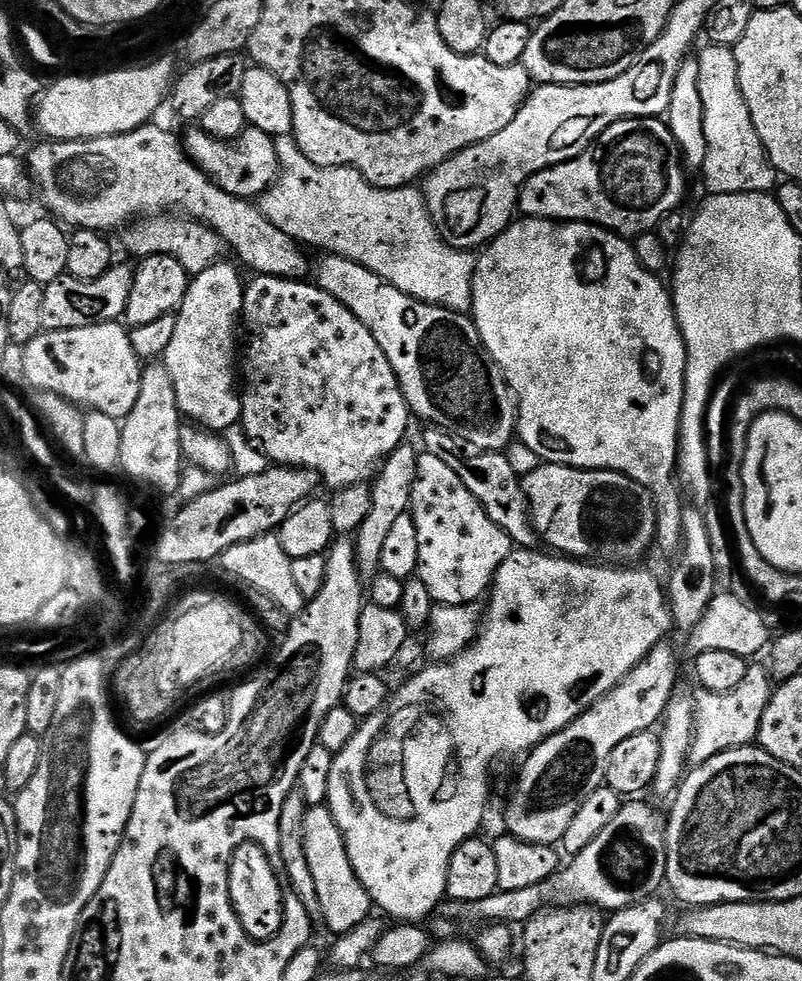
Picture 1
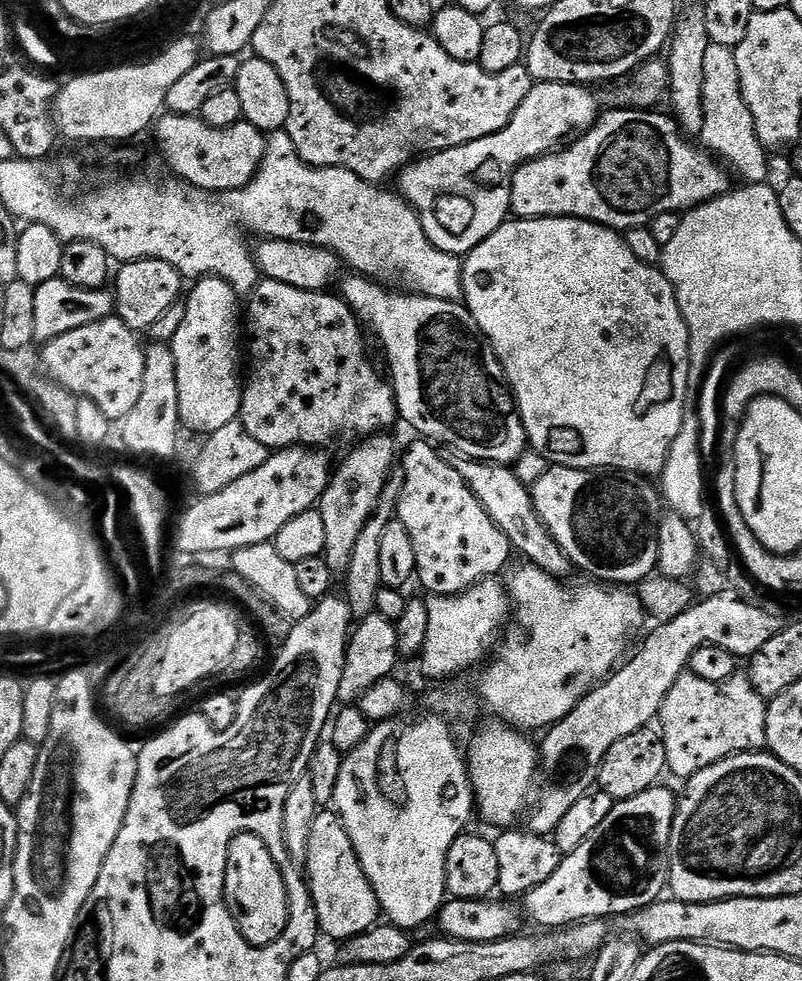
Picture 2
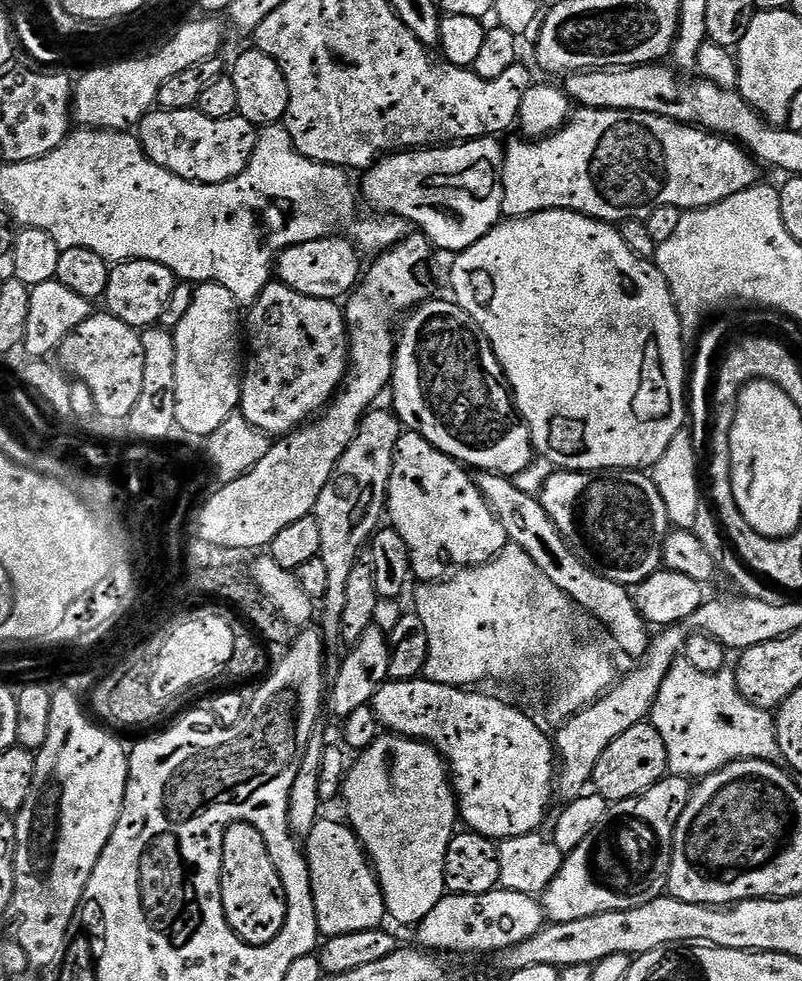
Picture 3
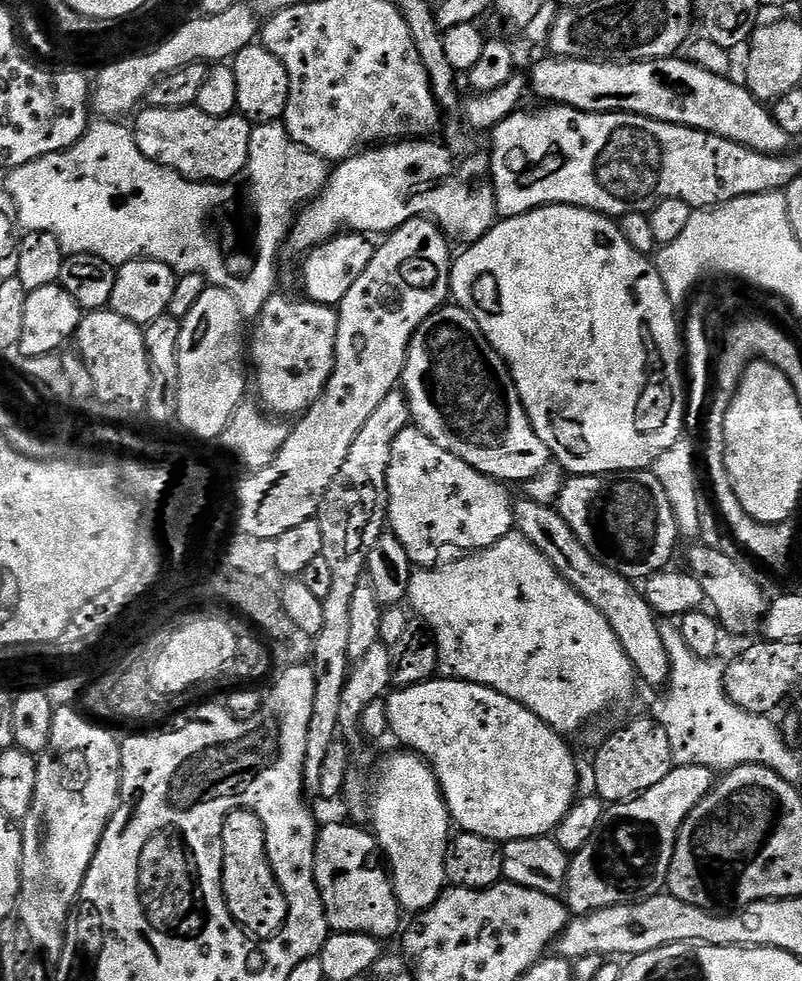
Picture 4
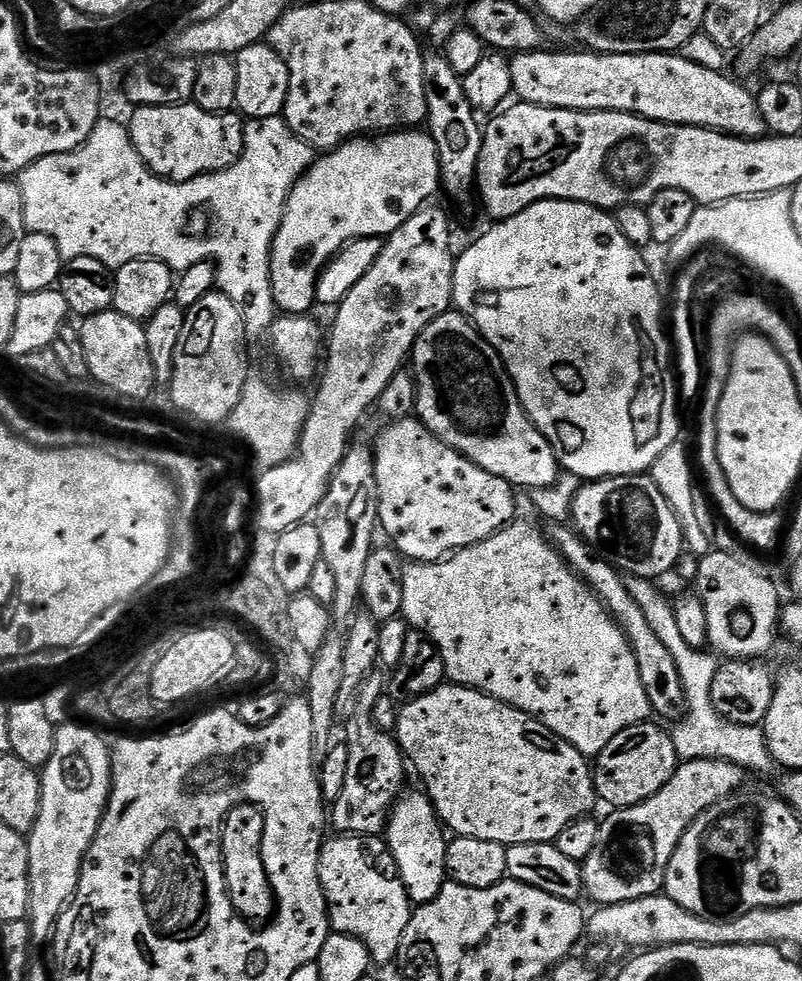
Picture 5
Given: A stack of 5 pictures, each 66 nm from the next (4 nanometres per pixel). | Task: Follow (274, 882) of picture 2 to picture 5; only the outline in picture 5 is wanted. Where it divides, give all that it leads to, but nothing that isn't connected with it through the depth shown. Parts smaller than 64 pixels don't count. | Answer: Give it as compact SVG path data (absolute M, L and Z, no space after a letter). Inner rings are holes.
M235 804L228 812L224 828L220 832L220 845L224 855L224 885L228 887L232 910L256 926L271 921L278 907L264 865L263 837L264 810L259 804Z

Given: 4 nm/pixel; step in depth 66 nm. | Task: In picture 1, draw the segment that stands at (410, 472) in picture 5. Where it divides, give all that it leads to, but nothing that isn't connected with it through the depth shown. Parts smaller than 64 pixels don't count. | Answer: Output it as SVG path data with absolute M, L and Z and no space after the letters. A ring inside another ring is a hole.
M426 451L420 452L416 466L416 481L412 491L412 505L410 515L414 522L414 530L418 530L418 578L426 582L426 590L430 590L430 598L436 604L449 604L462 606L463 604L475 605L480 595L491 589L496 571L506 562L506 558L514 551L512 539L501 528L494 526L492 519L482 510L478 498L466 490L462 478L442 462L434 454Z

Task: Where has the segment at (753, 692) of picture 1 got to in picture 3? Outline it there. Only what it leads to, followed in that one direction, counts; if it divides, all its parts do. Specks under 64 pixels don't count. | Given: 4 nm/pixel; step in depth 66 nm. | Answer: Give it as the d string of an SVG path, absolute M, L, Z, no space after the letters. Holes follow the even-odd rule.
M683 658L677 659L674 666L670 666L670 670L666 674L666 678L662 682L662 686L658 690L658 698L654 698L652 710L650 713L650 723L658 730L658 734L662 734L662 742L666 742L666 754L668 755L668 772L673 776L681 776L693 782L699 782L705 776L714 774L718 770L722 770L728 764L734 763L736 760L771 760L775 761L780 756L780 747L778 746L778 738L776 737L776 721L773 713L767 708L759 708L751 704L747 698L738 690L738 682L736 681L736 673L732 670L722 672L703 672L698 670L698 666L691 664L689 660Z

